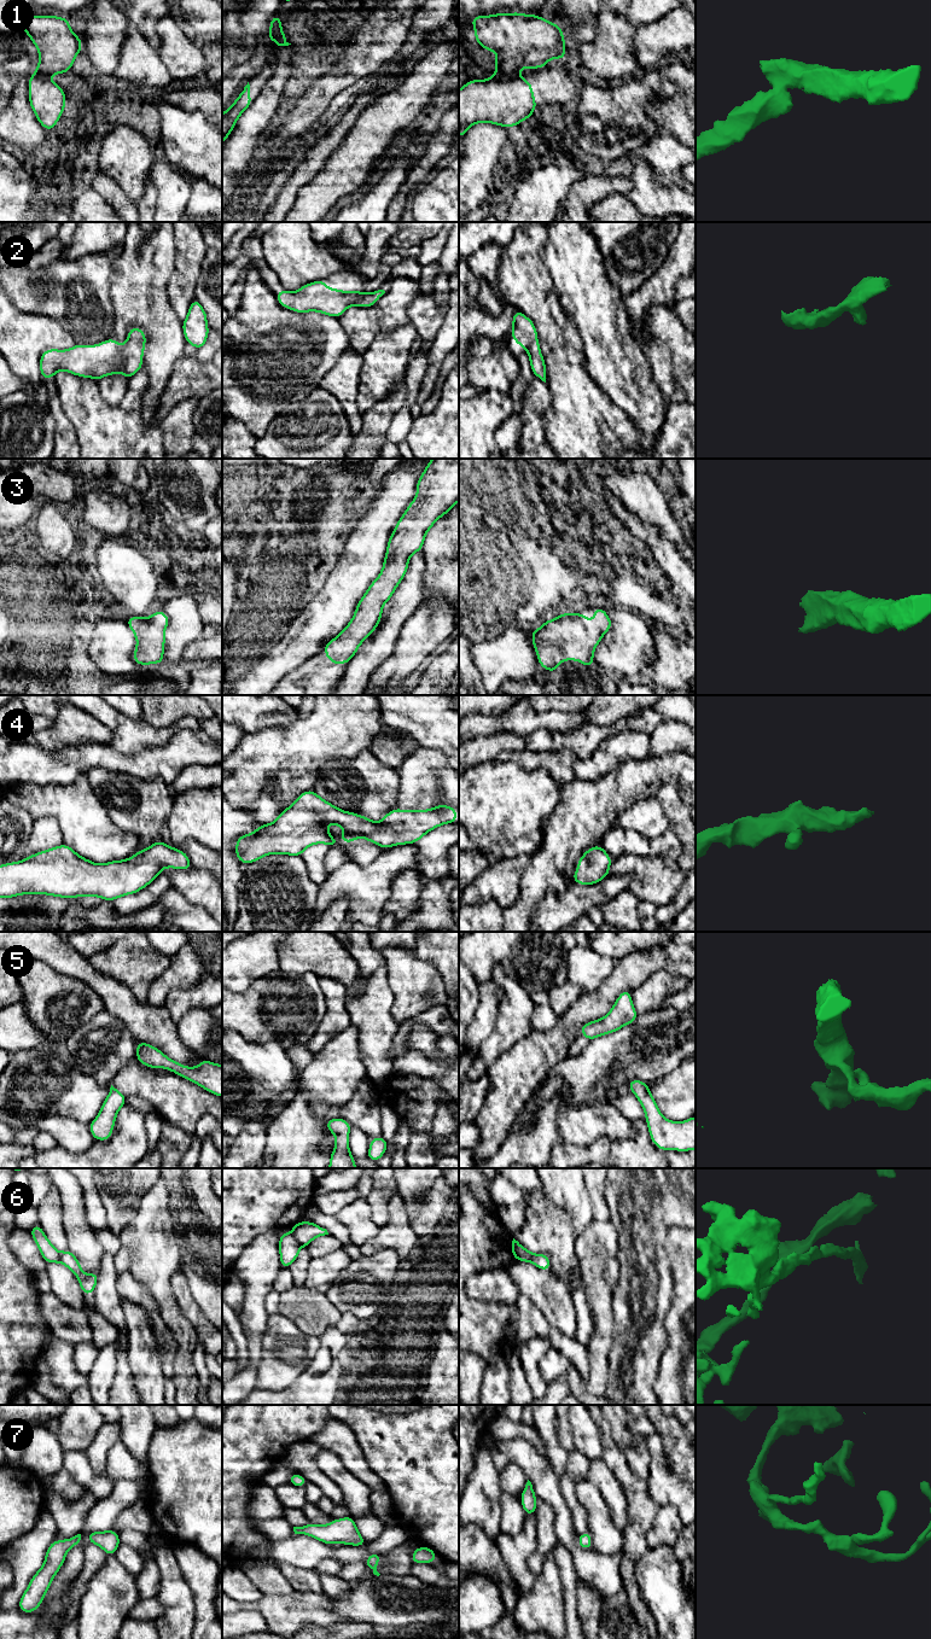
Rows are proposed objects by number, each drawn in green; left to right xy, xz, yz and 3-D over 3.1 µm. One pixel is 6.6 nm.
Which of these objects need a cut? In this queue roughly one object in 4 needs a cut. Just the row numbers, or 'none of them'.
1, 6

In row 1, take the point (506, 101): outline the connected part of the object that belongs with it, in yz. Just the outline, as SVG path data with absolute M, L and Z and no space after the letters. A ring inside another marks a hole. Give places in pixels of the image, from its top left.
M497 76L472 80L459 91L459 135L475 123L494 123L504 128L531 119L537 107L531 83L524 77Z

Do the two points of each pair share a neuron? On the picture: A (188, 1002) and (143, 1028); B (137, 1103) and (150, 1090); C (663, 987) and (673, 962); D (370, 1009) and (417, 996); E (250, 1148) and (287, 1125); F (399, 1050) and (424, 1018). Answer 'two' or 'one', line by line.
A: two
B: two
C: two
D: two
E: two
F: one

